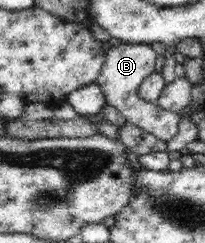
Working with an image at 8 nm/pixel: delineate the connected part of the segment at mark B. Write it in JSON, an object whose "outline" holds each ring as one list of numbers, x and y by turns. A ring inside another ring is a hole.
{"outline":[[122,42,119,46,108,47,103,67,95,82,101,86,107,104,121,112,127,122,166,142,177,135,180,121,178,112,167,111,157,105,150,105,141,99,137,93,138,85,148,75,155,72,155,59,157,59,157,53,151,44]]}

